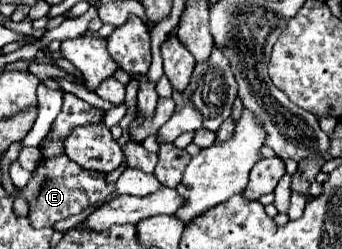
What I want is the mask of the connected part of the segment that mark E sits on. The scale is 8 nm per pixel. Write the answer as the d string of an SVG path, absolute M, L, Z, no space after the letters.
M65 153L55 157L45 157L37 169L31 173L29 183L19 189L19 197L29 203L29 221L35 229L53 227L55 223L79 215L81 211L93 207L95 203L105 201L115 193L115 183L107 183L107 173L95 173L91 169L83 169L75 165Z

